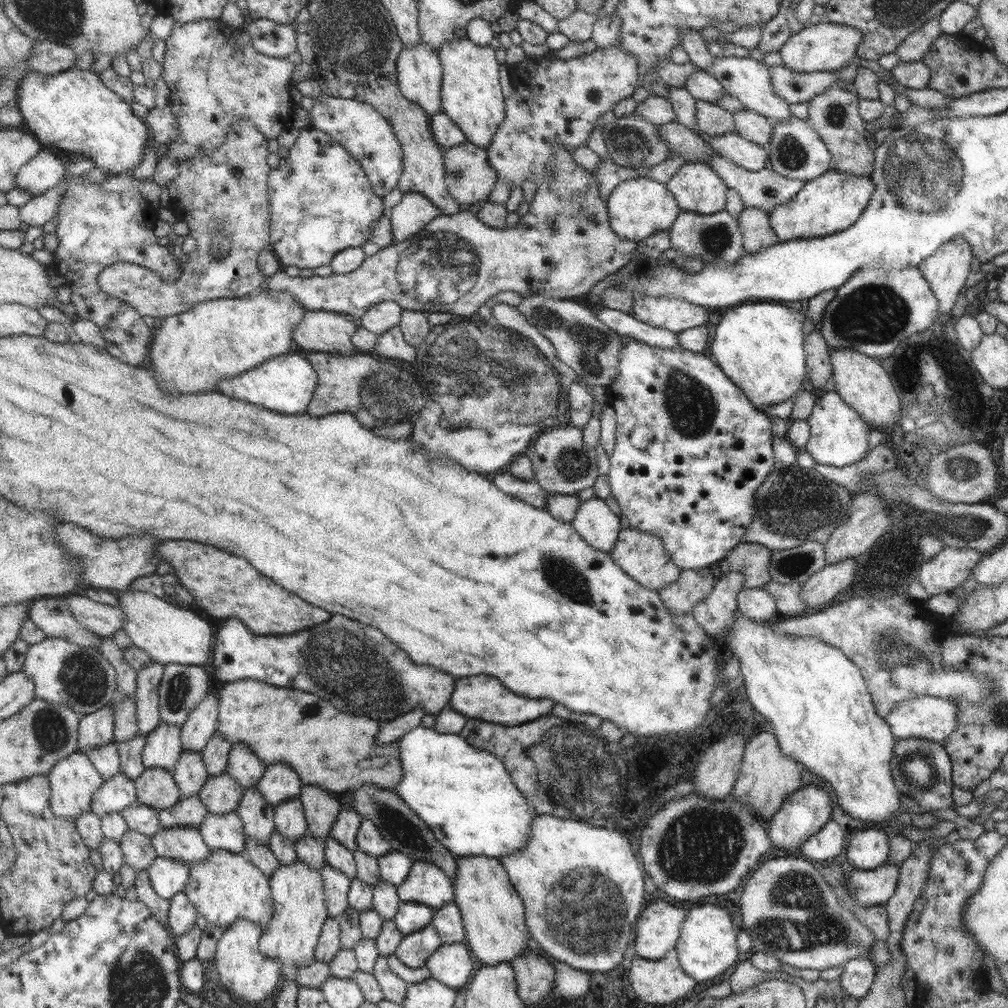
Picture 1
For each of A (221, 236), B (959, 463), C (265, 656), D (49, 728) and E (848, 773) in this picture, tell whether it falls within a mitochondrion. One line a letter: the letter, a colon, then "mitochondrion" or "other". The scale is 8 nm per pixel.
A: mitochondrion
B: mitochondrion
C: other
D: mitochondrion
E: other

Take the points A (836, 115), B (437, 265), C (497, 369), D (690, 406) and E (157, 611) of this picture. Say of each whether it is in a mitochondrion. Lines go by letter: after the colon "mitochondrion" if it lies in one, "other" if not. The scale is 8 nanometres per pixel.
A: mitochondrion
B: mitochondrion
C: mitochondrion
D: mitochondrion
E: other

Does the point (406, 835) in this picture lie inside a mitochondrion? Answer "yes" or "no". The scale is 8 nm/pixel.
yes

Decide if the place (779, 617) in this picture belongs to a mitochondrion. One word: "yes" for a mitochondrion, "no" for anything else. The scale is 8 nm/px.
no

